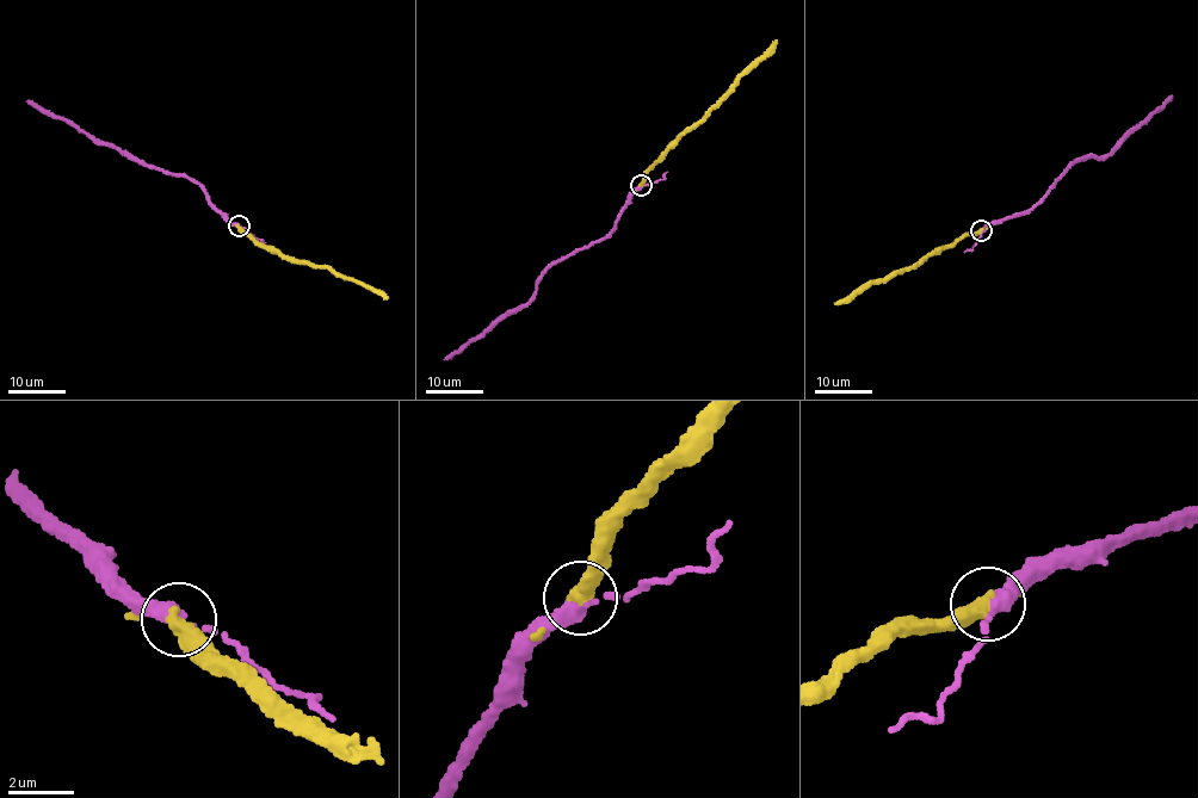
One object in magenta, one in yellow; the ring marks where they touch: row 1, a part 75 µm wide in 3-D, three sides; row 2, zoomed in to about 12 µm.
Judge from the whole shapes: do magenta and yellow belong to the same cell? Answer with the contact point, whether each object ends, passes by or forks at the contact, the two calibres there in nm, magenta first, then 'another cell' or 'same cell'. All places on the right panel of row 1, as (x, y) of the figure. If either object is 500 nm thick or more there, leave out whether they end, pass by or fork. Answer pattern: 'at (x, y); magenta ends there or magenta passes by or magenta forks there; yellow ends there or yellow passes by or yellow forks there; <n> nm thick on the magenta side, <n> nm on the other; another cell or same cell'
at (981, 230); 550 nm thick on the magenta side, 320 nm on the other; same cell

